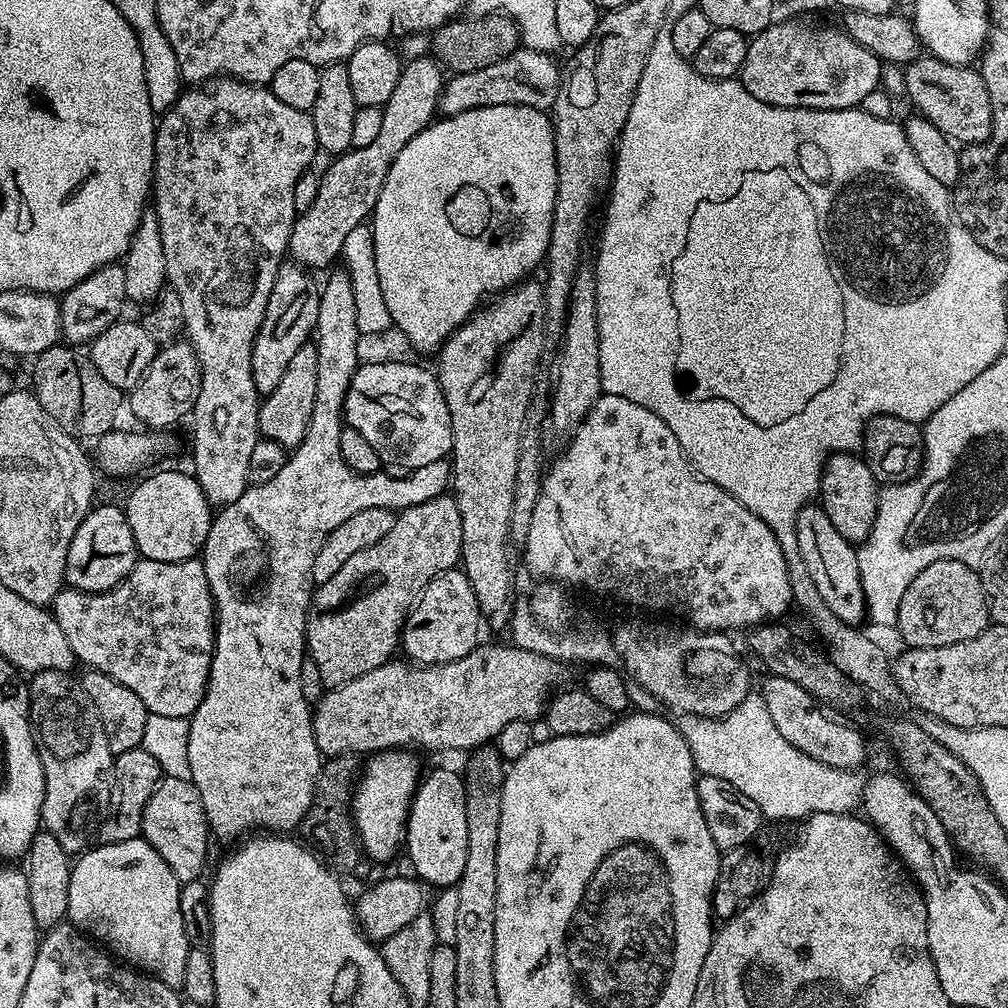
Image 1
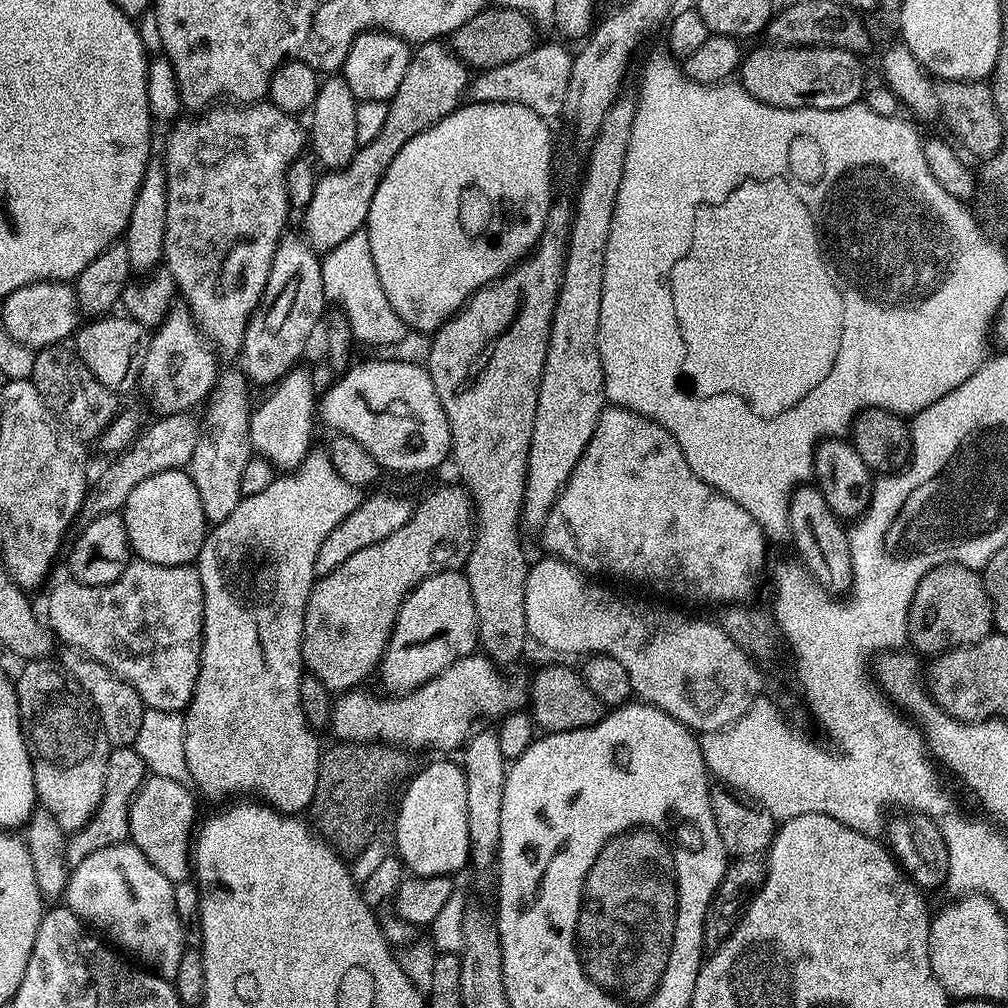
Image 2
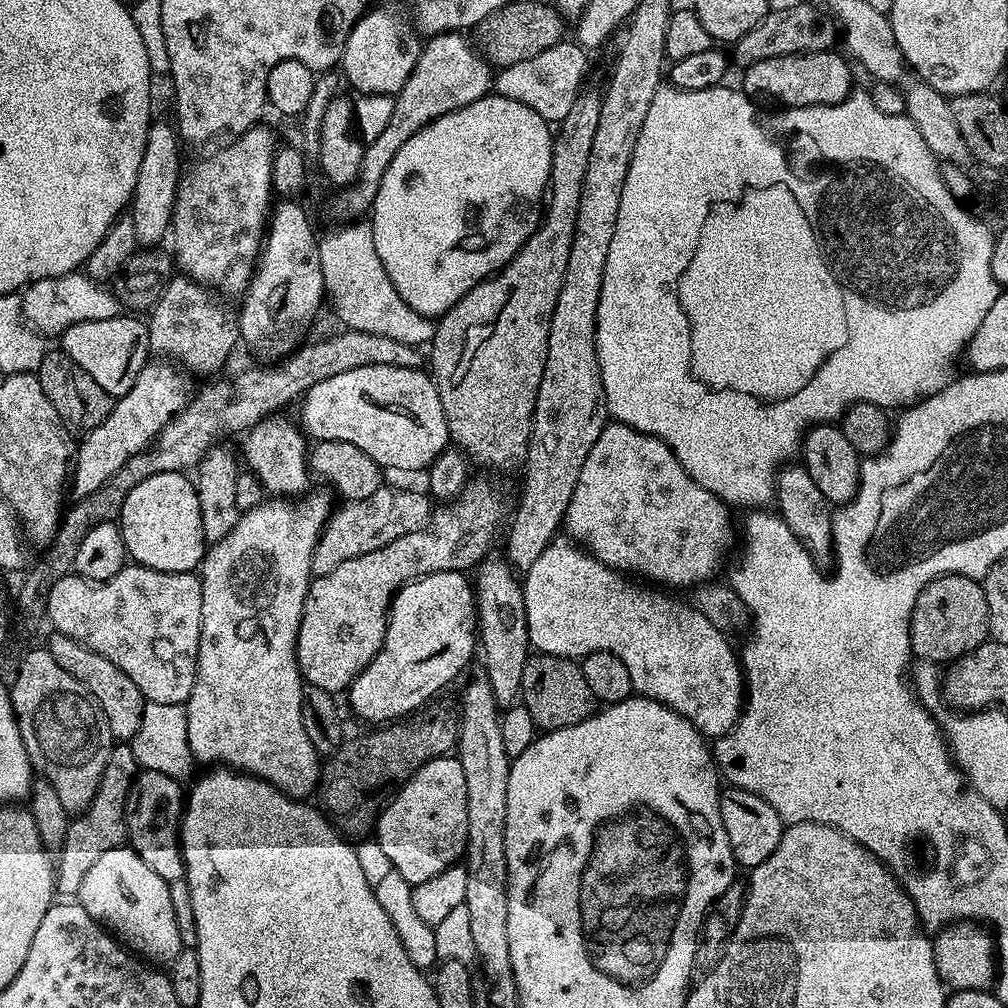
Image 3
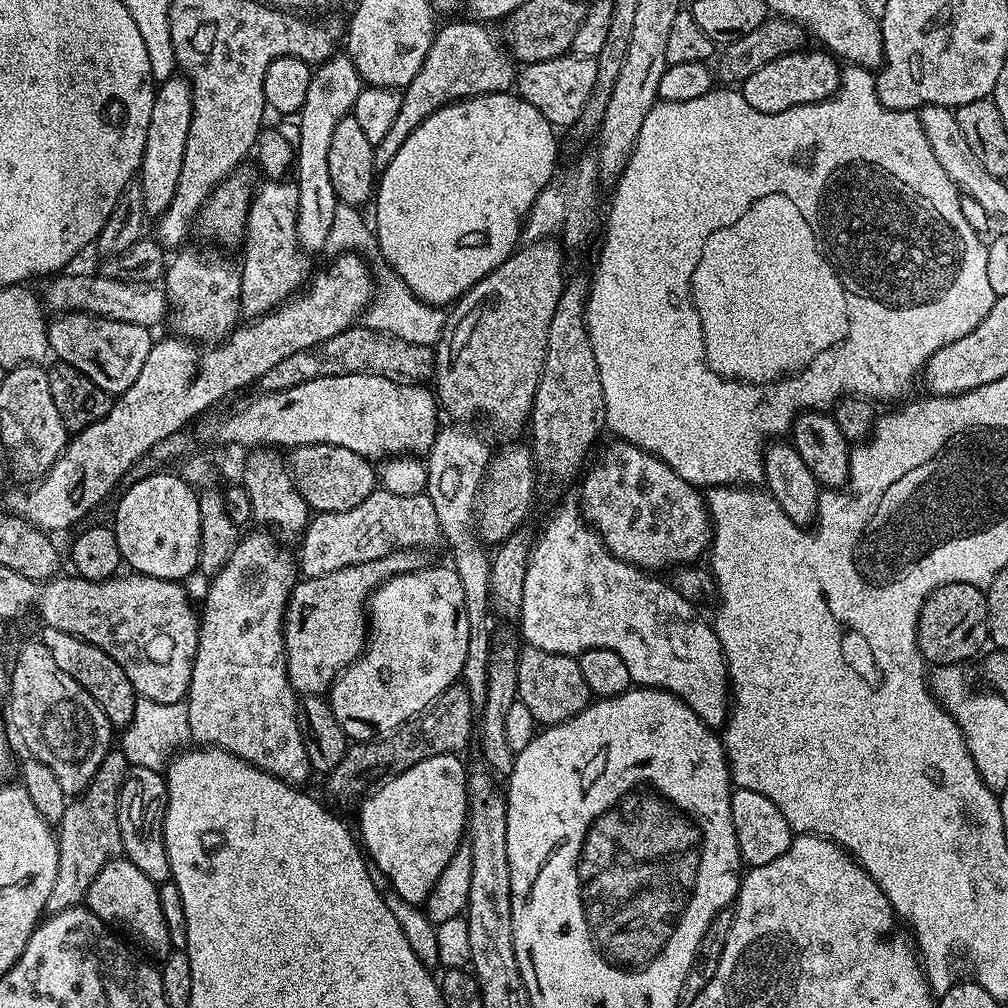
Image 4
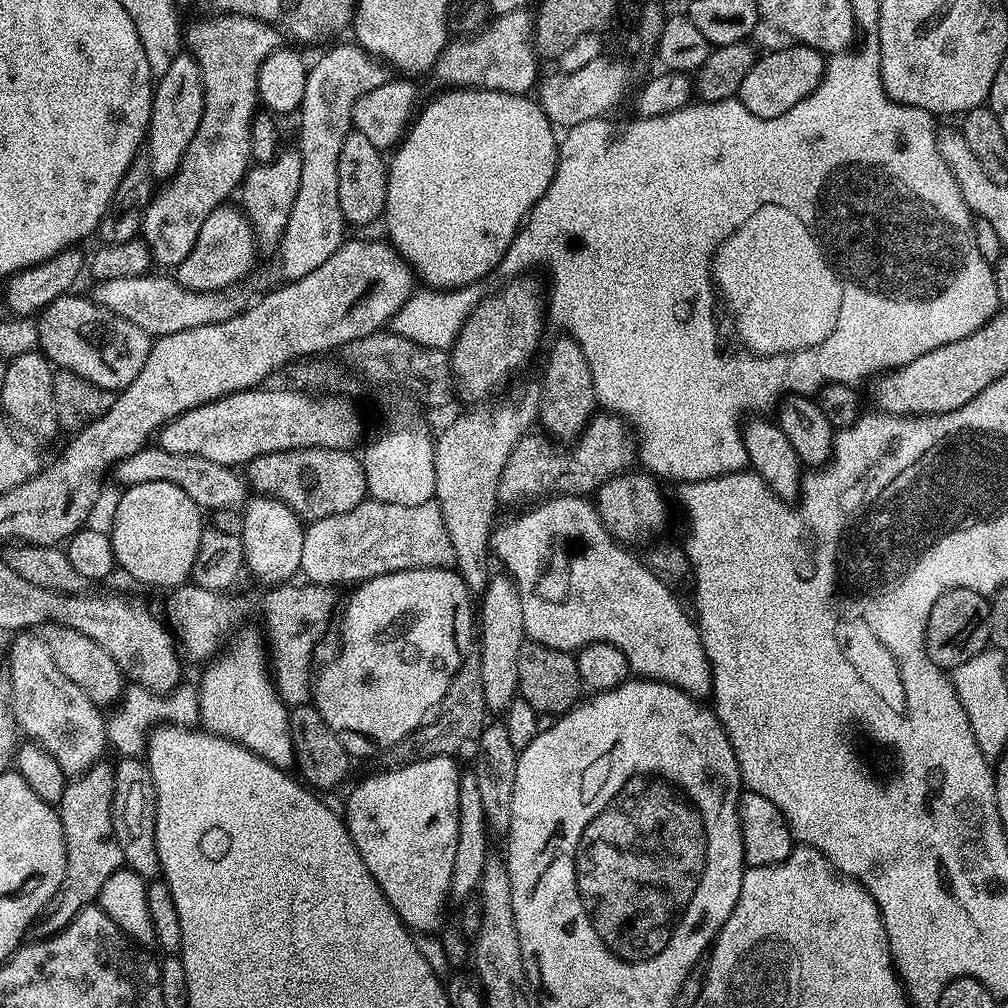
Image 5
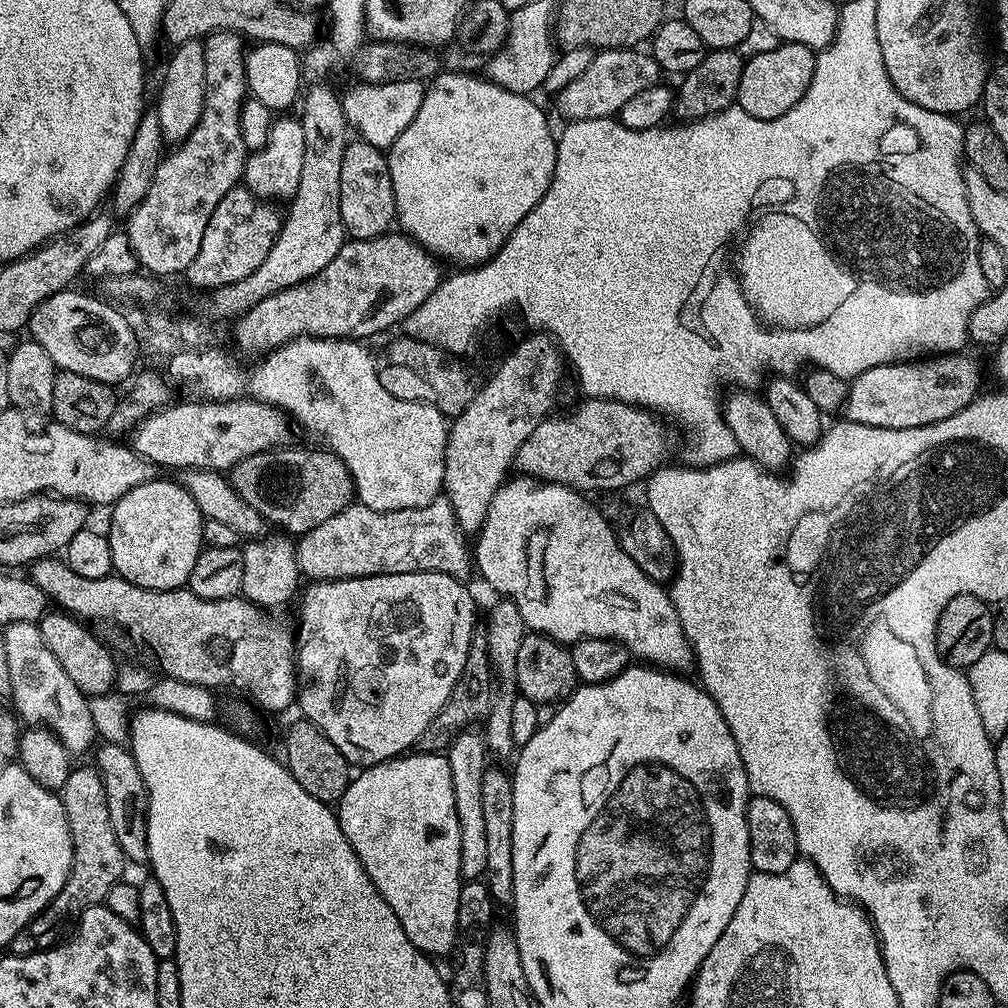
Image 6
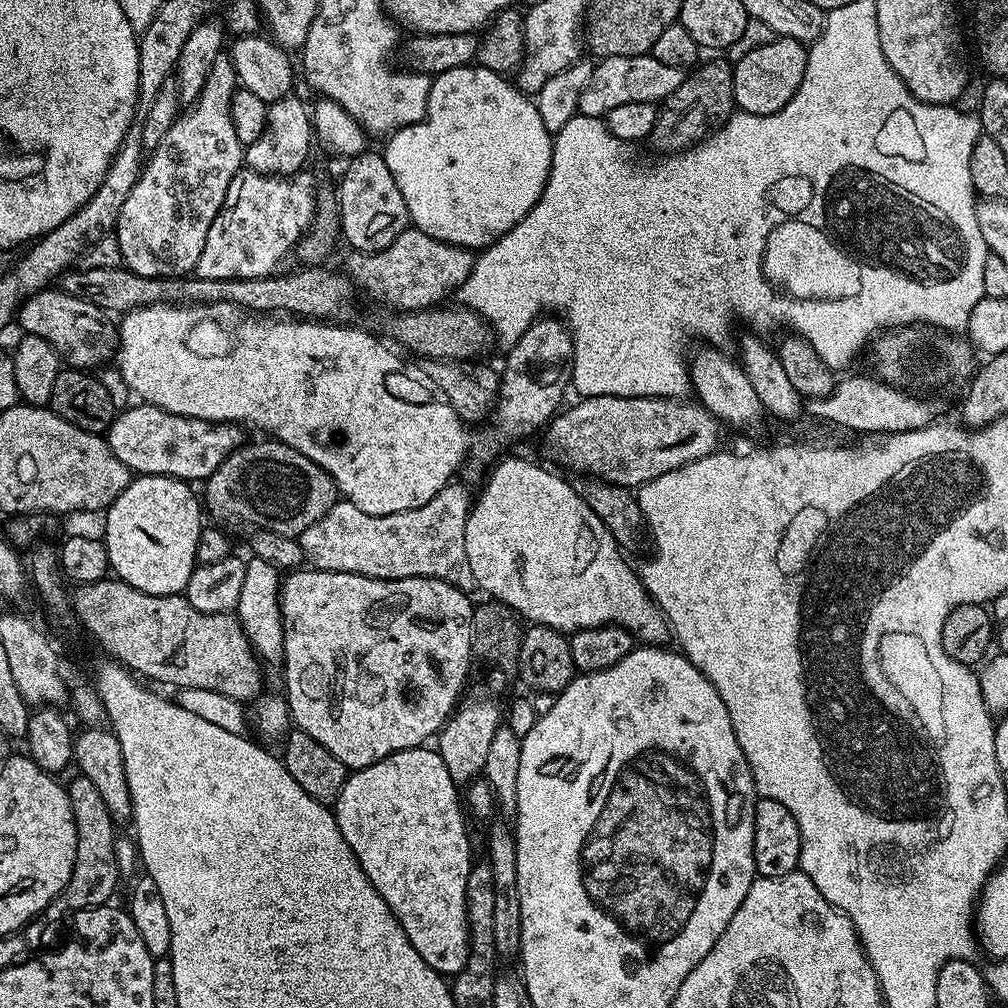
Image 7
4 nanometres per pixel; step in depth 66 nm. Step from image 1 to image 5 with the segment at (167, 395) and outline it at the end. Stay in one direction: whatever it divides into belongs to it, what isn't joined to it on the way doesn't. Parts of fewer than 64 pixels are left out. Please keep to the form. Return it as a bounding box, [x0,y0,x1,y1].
[174,202,258,292]

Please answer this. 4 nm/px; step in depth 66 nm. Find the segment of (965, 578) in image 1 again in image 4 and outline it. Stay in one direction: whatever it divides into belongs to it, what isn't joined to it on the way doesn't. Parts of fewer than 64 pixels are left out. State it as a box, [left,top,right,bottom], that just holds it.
[916,582,989,665]

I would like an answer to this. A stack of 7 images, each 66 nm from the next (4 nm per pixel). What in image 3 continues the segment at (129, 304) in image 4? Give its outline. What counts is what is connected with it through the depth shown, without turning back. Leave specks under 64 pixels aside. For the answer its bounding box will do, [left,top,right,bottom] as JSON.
[20,270,122,338]

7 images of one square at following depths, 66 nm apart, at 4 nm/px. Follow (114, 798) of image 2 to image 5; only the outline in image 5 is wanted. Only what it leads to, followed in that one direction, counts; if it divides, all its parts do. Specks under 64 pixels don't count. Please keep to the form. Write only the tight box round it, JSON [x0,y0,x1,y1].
[52,758,125,913]

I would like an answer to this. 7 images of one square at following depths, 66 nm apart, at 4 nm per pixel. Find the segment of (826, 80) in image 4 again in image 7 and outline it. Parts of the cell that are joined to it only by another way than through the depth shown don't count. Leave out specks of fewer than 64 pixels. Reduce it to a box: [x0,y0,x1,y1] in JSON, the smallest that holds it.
[731,36,810,116]

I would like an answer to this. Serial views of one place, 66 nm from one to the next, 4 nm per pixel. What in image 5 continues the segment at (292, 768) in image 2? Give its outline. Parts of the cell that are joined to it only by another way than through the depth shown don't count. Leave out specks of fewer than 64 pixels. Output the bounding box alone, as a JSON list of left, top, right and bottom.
[199,632,295,769]

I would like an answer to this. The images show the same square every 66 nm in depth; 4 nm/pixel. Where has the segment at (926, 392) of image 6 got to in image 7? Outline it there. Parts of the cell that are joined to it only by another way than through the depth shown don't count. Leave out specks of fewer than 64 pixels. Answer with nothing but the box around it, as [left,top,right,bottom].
[806,375,940,434]

